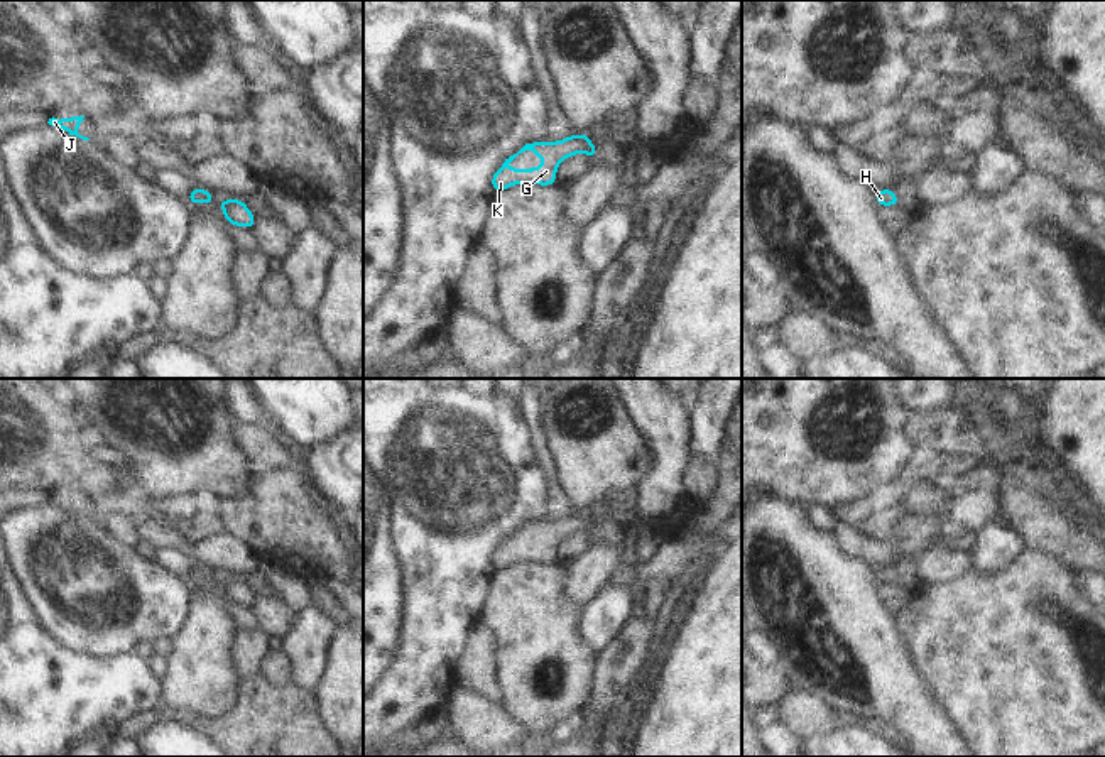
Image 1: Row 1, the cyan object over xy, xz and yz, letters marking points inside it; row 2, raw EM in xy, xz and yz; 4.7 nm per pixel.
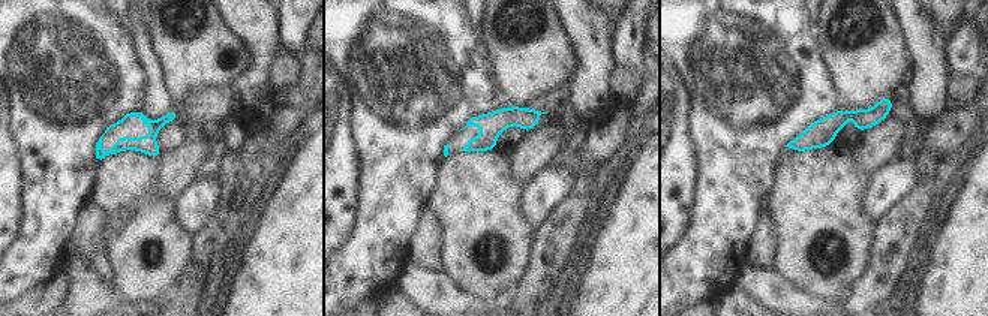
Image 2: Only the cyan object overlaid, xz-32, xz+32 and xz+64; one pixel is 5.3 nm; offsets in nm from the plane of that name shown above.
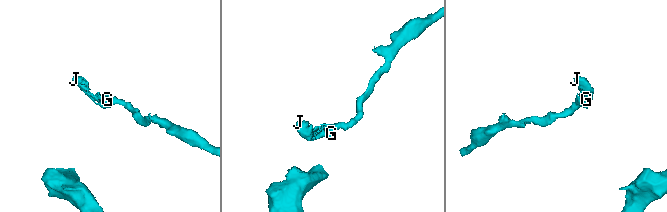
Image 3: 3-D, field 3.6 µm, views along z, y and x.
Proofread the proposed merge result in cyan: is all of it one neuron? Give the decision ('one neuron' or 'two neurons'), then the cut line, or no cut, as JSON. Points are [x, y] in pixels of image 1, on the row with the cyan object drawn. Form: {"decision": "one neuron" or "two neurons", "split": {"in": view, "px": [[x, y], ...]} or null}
{"decision": "one neuron", "split": null}

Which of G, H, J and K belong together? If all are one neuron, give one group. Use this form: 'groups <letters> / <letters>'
groups G H J K

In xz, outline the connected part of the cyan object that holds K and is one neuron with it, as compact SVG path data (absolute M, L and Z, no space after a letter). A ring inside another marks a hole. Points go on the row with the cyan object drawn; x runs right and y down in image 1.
M573 133L558 142L536 140L525 144L517 154L505 159L505 162L492 174L492 191L505 191L514 184L539 184L554 186L558 166L574 154L588 154L593 161L598 147L590 142L588 133ZM532 150L537 154L544 166L531 169L510 169L509 164L522 152Z

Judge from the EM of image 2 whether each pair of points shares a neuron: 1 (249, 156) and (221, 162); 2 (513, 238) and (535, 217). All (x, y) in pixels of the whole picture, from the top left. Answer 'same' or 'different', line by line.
1: same
2: different

